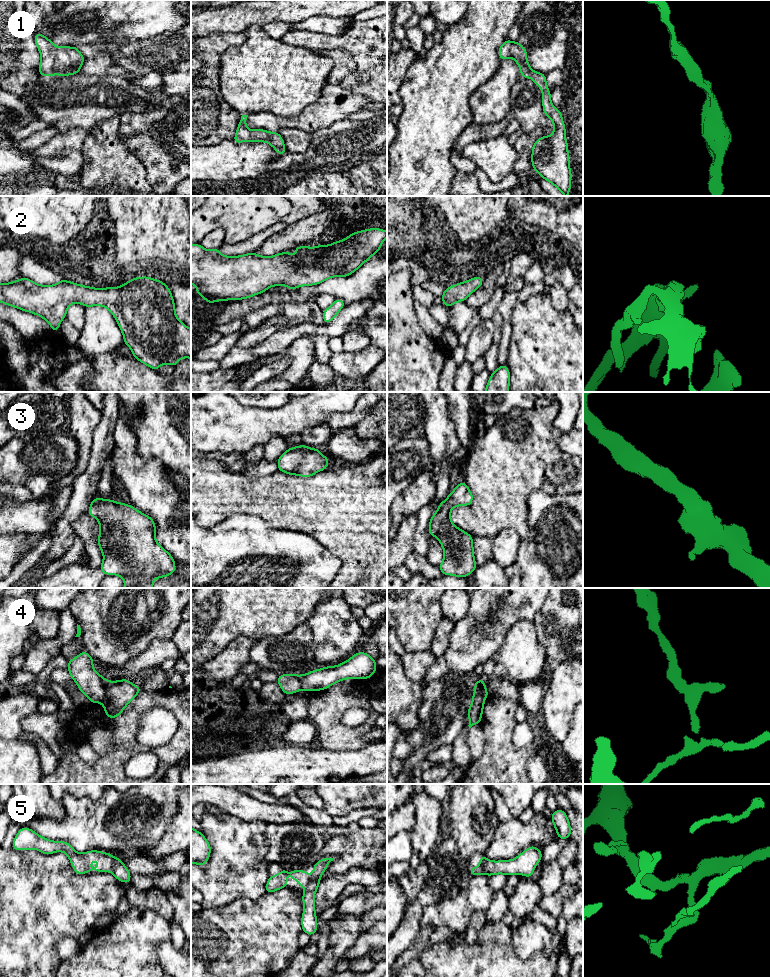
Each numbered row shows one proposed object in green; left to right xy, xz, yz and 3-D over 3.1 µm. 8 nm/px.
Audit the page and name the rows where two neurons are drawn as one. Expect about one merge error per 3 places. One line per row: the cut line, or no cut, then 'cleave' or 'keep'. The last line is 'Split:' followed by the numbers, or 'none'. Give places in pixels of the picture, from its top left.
1: no cut; keep
2: no cut; keep
3: no cut; keep
4: cut in xy along (107, 681), (105, 696), (101, 702); cleave
5: no cut; keep
Split: 4

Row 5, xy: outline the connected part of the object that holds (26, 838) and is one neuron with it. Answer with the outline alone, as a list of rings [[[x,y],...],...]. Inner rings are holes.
[[[22,827],[18,831],[13,840],[12,848],[17,851],[35,849],[45,855],[61,851],[70,859],[71,865],[76,874],[81,875],[88,872],[111,872],[118,881],[130,885],[131,873],[126,868],[124,862],[118,857],[115,858],[109,853],[97,850],[78,853],[68,842],[51,841],[47,838],[41,837],[39,834],[27,827]],[[94,859],[97,860],[97,863],[101,863],[102,865],[90,870],[89,866]]]

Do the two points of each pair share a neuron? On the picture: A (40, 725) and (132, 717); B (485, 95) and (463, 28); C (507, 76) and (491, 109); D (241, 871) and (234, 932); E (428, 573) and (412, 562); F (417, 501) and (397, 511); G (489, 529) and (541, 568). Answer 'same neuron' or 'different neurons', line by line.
A: different neurons
B: different neurons
C: same neuron
D: different neurons
E: same neuron
F: same neuron
G: different neurons

